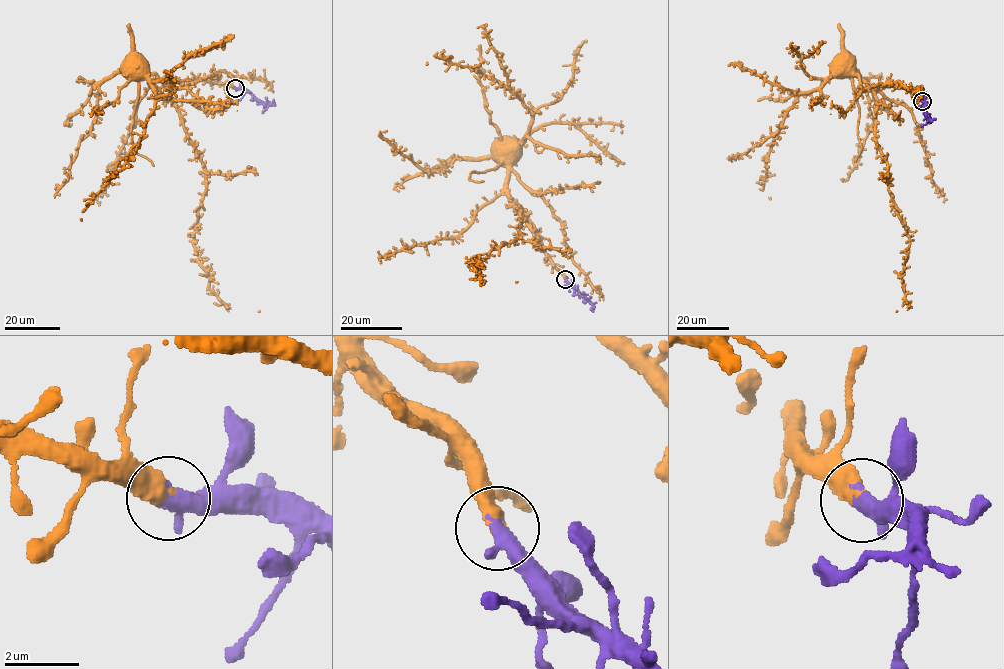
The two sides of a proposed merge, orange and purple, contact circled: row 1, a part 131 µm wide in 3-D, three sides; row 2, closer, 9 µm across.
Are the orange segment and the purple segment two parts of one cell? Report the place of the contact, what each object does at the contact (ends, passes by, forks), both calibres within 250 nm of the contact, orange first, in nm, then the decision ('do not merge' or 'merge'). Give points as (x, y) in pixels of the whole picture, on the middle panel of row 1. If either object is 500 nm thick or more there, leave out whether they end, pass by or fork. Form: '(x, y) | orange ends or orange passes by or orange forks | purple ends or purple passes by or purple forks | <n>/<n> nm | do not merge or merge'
(565, 279) | orange ends | purple ends | 480/460 nm | merge

